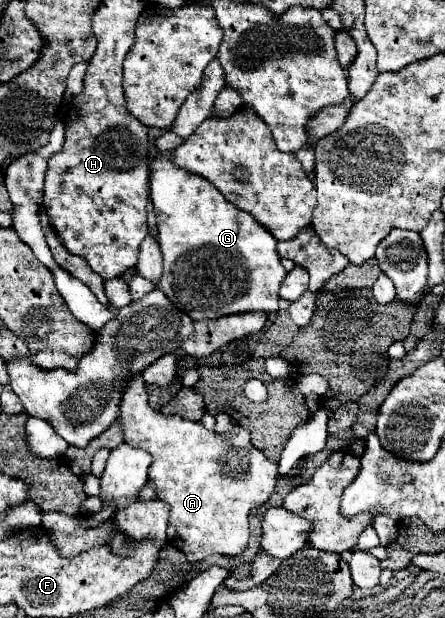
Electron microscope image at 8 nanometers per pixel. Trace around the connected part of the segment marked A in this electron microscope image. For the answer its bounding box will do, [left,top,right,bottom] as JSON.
[120,375,278,563]

